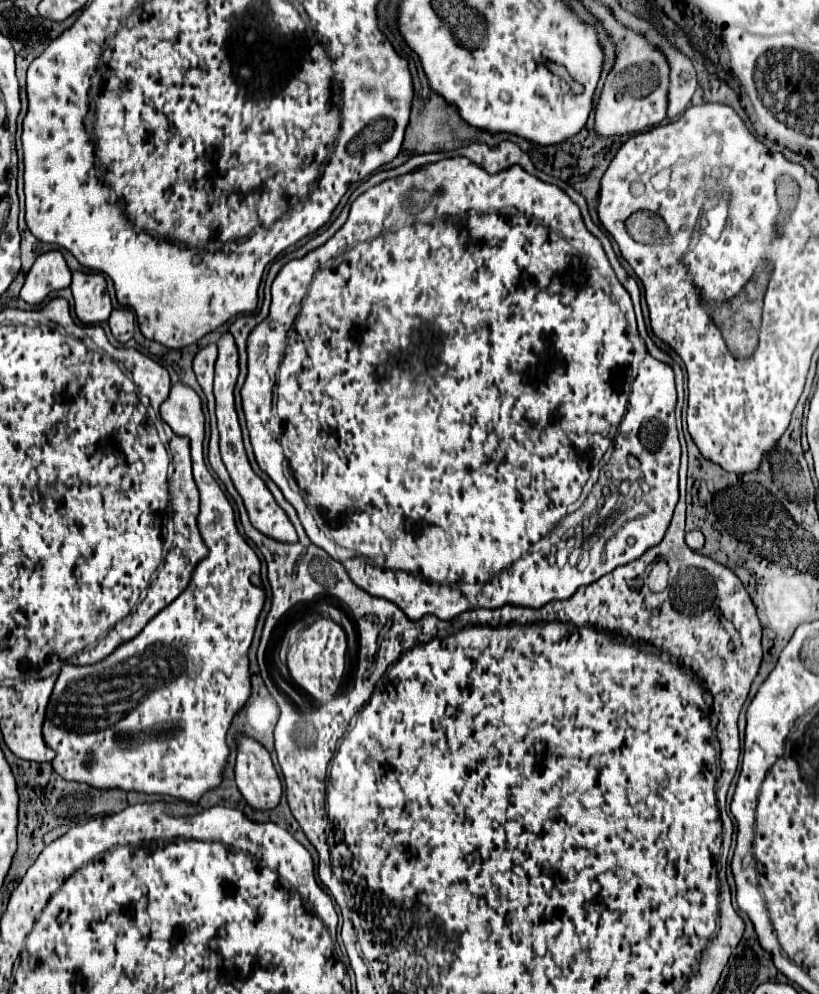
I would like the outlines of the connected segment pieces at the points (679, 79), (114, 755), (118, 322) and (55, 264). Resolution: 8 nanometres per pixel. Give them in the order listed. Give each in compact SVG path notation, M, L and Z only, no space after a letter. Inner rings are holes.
M652 25L652 35L646 35L646 37L654 45L660 45L660 49L664 49L664 55L668 57L668 63L670 63L668 117L676 117L686 111L686 107L696 91L696 85L698 85L696 69L694 69L692 61L680 49L676 49L654 25Z
M174 383L168 399L160 407L160 417L174 433L190 439L194 481L200 489L198 527L210 553L196 565L192 585L188 585L188 589L168 605L168 609L162 609L144 627L140 637L128 641L128 645L120 645L120 649L100 665L62 667L48 703L44 741L56 751L52 767L68 781L90 783L100 789L120 787L124 791L170 795L196 803L204 791L220 785L228 757L226 731L234 713L250 695L246 653L264 605L264 587L260 581L260 559L238 533L230 501L204 465L204 413L198 393L188 385ZM112 701L128 701L130 707L134 705L134 709L114 725Z
M116 309L112 311L108 325L114 339L120 343L126 343L132 339L132 333L134 333L134 315L130 309Z
M48 251L36 257L26 275L20 297L30 305L40 305L48 293L70 285L70 269L60 251Z

